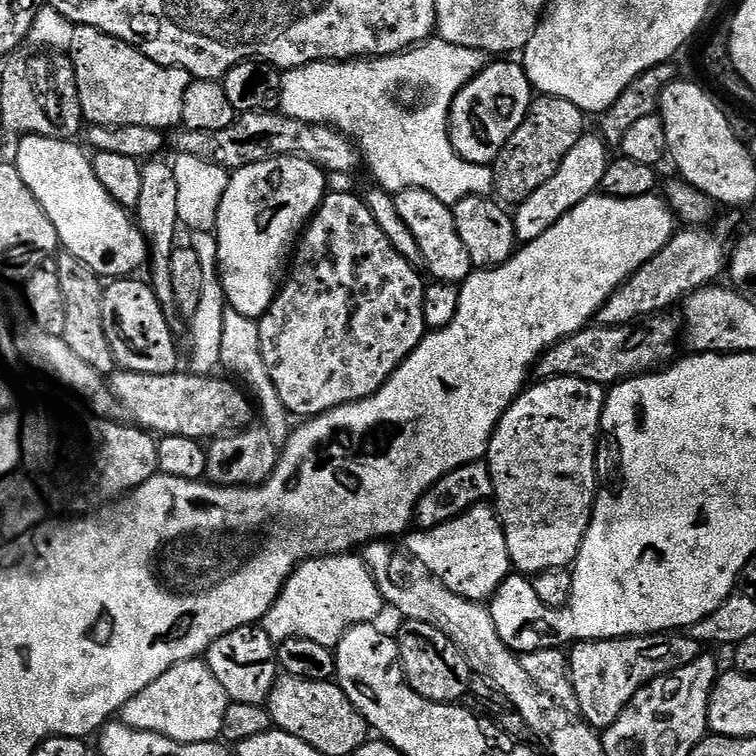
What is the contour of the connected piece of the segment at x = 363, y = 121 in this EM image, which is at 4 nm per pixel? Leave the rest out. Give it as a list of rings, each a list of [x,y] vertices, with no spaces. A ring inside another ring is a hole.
[[[429,38],[406,52],[394,56],[357,58],[339,62],[317,62],[287,69],[282,75],[282,98],[279,111],[307,124],[326,124],[345,132],[356,141],[361,153],[370,160],[375,183],[393,194],[411,188],[426,190],[438,202],[455,206],[462,198],[493,195],[495,175],[484,166],[466,162],[454,150],[448,133],[448,119],[454,98],[486,67],[485,53],[466,46],[454,46],[439,38]],[[399,96],[421,96],[420,104],[403,104]]]

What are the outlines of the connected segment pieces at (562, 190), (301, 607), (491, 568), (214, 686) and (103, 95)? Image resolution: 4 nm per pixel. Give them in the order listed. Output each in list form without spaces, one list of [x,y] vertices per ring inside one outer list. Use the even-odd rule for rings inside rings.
[[[585,134],[574,146],[574,150],[570,150],[570,154],[562,158],[562,166],[558,166],[554,178],[538,186],[538,190],[534,190],[530,198],[526,198],[524,203],[515,209],[516,239],[521,245],[542,238],[542,234],[546,234],[546,230],[550,230],[550,226],[554,226],[563,216],[570,214],[574,206],[582,203],[587,196],[597,195],[602,174],[606,174],[610,163],[608,152],[610,148],[605,144],[603,136]]]
[[[341,554],[338,556],[318,556],[314,560],[304,561],[304,563],[296,568],[292,577],[284,584],[284,589],[280,592],[279,599],[276,600],[272,609],[264,616],[262,627],[266,630],[266,634],[270,634],[270,638],[277,642],[289,640],[290,638],[310,638],[310,642],[319,642],[321,646],[326,646],[327,648],[335,650],[350,629],[355,628],[357,624],[372,624],[373,622],[376,622],[376,619],[378,619],[384,611],[386,611],[386,605],[384,602],[384,595],[380,593],[380,586],[372,576],[372,572],[368,569],[368,565],[364,563],[359,555]]]
[[[487,503],[478,504],[470,511],[462,513],[458,518],[454,518],[445,524],[439,524],[436,528],[413,531],[408,538],[408,552],[424,567],[423,571],[427,575],[441,580],[450,590],[454,590],[454,594],[458,594],[467,600],[491,601],[504,580],[513,571],[504,527],[500,525],[500,517],[495,507],[489,506]]]
[[[197,658],[178,662],[178,666],[166,670],[162,678],[126,702],[122,709],[122,723],[134,730],[162,734],[183,744],[210,742],[221,739],[229,703],[226,690],[222,690],[222,682],[214,678],[208,663]]]
[[[77,24],[74,42],[66,50],[70,57],[76,93],[80,99],[80,111],[89,125],[150,126],[172,130],[182,121],[182,102],[194,77],[181,68],[167,68],[142,54],[133,44],[122,42],[94,26]]]

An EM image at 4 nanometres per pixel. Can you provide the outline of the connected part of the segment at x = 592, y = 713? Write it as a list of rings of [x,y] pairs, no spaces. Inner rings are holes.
[[[653,634],[651,636],[626,636],[622,640],[585,640],[583,642],[577,642],[571,645],[568,652],[568,669],[570,670],[570,678],[572,679],[572,685],[574,686],[577,707],[580,708],[583,723],[590,725],[597,730],[603,730],[609,728],[610,725],[615,723],[617,719],[628,709],[628,704],[632,699],[637,696],[646,685],[651,684],[653,680],[656,680],[660,676],[671,676],[674,670],[678,670],[682,666],[687,664],[693,664],[694,661],[702,655],[702,646],[697,640],[691,640],[686,634]]]

